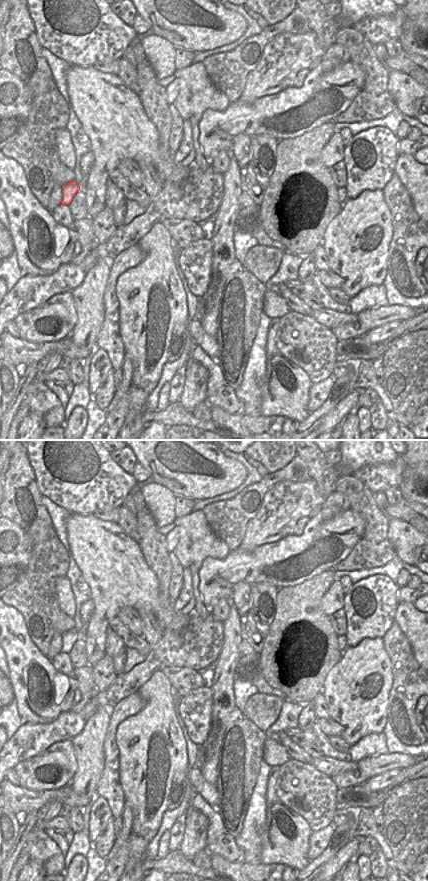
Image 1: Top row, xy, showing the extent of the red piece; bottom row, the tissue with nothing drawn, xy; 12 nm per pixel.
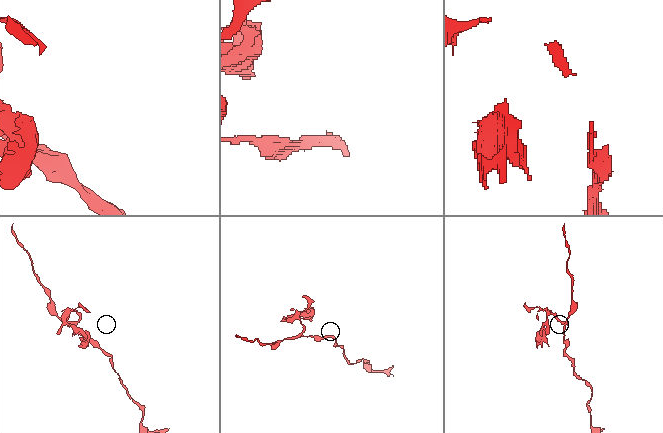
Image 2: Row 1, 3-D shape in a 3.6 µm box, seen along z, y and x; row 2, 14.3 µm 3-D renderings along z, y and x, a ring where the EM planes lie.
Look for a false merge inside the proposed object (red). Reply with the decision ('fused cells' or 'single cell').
fused cells

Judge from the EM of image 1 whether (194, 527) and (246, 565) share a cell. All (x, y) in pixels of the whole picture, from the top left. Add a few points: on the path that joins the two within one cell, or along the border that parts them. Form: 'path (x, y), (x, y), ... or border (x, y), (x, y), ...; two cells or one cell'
border (230, 550), (223, 558), (206, 558); two cells

